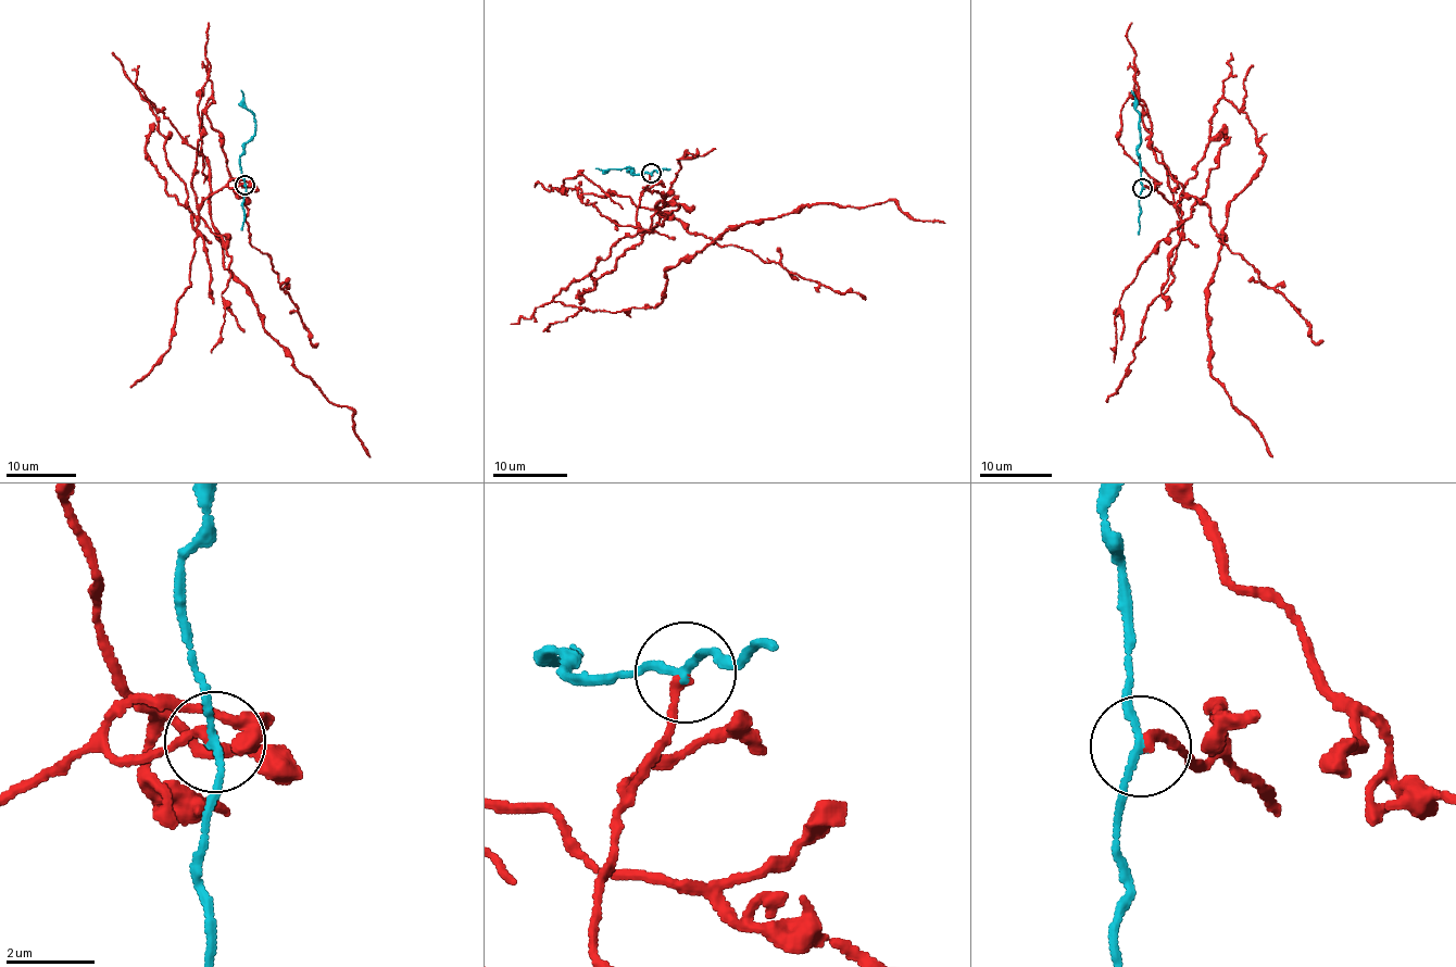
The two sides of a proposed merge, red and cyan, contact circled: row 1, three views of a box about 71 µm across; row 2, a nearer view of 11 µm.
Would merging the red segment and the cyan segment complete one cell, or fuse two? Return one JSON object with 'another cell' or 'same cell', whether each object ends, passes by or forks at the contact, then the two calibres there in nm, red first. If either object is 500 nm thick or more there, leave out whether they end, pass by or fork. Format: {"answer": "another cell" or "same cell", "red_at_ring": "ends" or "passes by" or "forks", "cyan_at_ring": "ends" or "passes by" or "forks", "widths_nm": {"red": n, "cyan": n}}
{"answer": "another cell", "red_at_ring": "ends", "cyan_at_ring": "passes by", "widths_nm": {"red": 220, "cyan": 150}}

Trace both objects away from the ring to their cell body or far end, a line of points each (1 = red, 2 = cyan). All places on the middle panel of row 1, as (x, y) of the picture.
1: (652, 173), (642, 233), (555, 301), (591, 312), (662, 303), (667, 269), (803, 205), (893, 201), (944, 223)
2: (652, 173), (630, 174), (632, 167), (595, 168)

